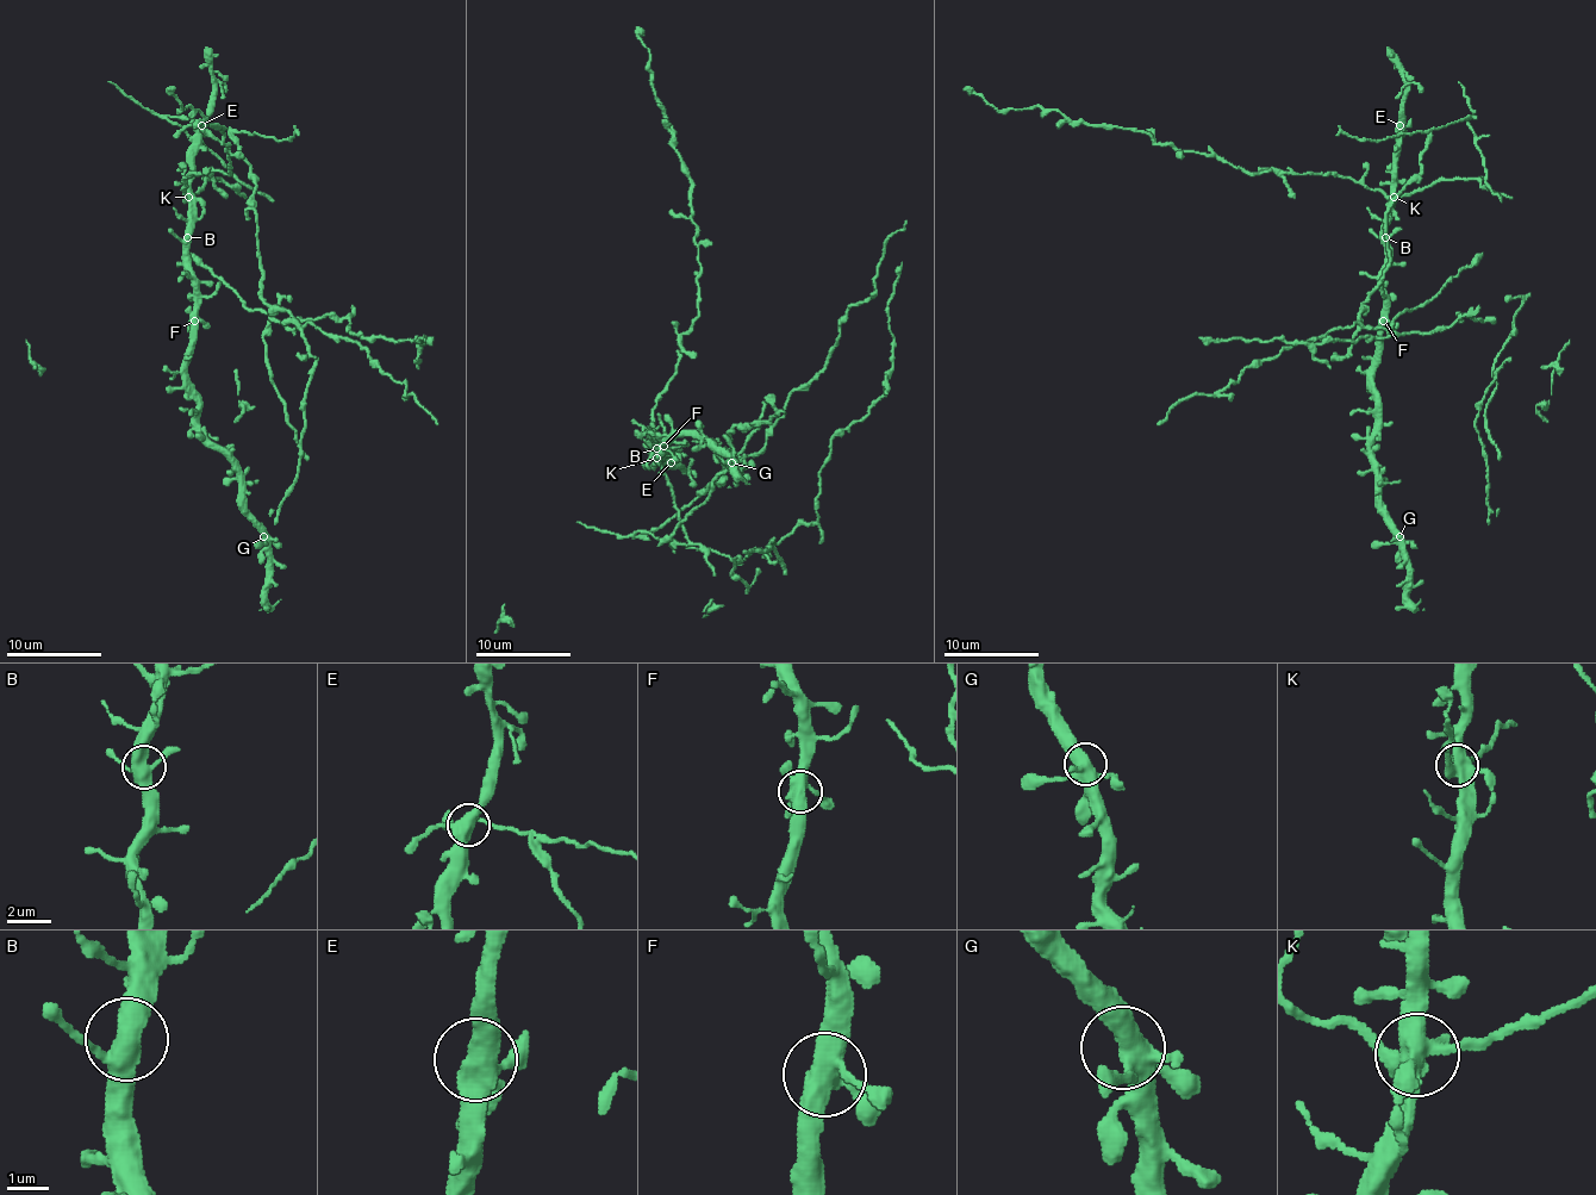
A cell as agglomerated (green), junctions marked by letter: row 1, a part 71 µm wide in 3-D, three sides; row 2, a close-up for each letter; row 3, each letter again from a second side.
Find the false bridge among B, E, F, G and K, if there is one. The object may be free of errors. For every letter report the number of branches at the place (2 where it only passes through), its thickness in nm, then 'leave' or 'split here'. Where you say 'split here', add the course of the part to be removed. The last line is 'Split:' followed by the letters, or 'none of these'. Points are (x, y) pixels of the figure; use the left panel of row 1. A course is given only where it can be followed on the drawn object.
B: 4 | 480 nm | leave
E: 4 | 480 nm | leave
F: 5 | 480 nm | leave
G: 5 | 460 nm | leave
K: 5 | 500 nm | split here
Split: K

